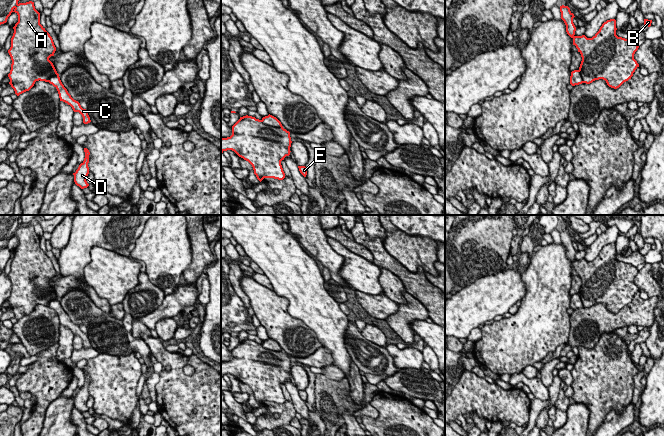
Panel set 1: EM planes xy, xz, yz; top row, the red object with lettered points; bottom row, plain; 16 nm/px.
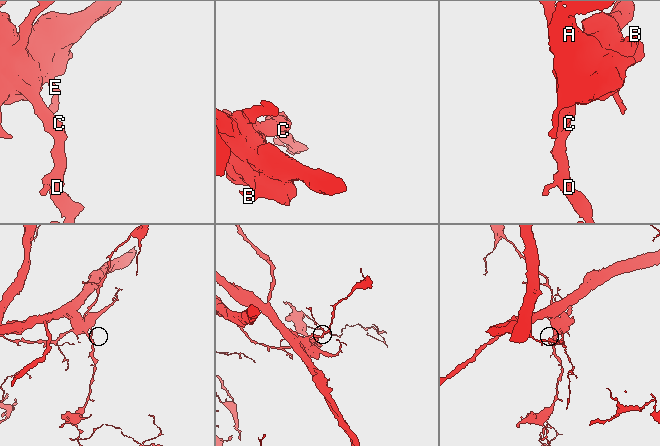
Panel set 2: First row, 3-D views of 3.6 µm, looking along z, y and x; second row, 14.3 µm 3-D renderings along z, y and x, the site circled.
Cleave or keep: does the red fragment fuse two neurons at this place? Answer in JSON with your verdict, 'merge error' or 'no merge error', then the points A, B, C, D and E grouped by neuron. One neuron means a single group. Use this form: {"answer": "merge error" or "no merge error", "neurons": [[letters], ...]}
{"answer": "merge error", "neurons": [["A", "B", "E"], ["C", "D"]]}

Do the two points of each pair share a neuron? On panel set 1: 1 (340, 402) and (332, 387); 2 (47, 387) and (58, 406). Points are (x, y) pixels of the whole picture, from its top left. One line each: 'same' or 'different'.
1: same
2: different

